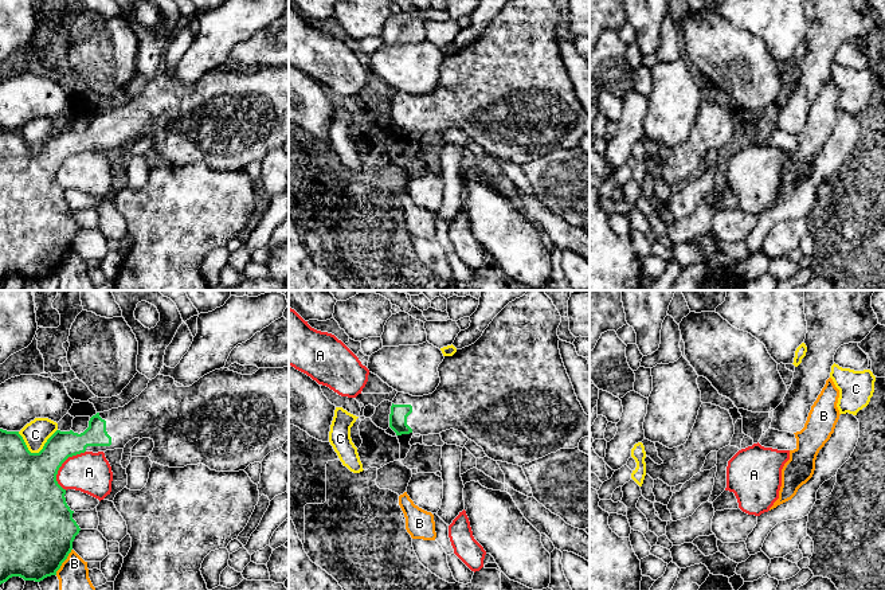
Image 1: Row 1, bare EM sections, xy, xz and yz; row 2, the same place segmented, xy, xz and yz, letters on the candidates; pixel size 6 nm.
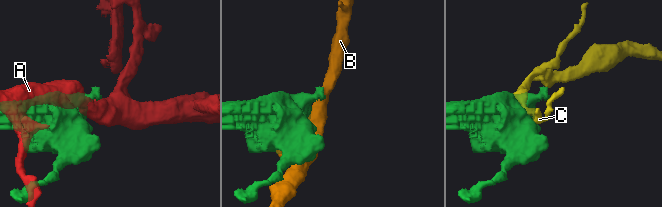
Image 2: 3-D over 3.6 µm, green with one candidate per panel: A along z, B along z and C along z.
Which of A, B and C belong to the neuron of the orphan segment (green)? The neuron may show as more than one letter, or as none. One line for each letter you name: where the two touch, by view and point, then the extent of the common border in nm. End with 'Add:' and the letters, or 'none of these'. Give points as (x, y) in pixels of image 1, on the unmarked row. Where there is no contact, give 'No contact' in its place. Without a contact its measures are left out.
Add: none of these

